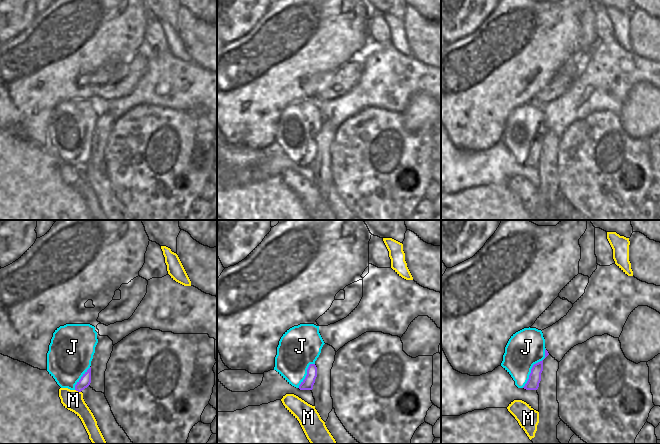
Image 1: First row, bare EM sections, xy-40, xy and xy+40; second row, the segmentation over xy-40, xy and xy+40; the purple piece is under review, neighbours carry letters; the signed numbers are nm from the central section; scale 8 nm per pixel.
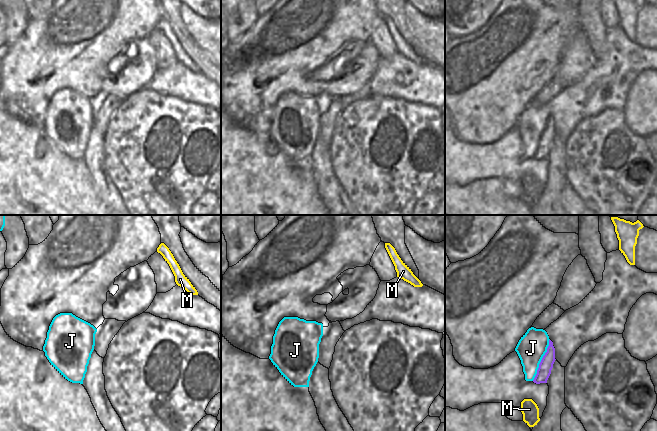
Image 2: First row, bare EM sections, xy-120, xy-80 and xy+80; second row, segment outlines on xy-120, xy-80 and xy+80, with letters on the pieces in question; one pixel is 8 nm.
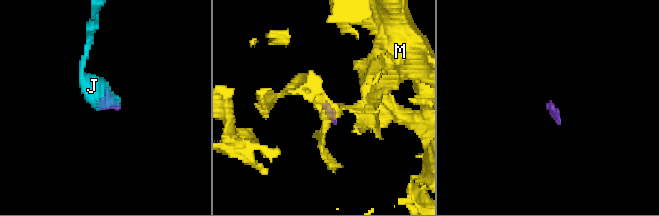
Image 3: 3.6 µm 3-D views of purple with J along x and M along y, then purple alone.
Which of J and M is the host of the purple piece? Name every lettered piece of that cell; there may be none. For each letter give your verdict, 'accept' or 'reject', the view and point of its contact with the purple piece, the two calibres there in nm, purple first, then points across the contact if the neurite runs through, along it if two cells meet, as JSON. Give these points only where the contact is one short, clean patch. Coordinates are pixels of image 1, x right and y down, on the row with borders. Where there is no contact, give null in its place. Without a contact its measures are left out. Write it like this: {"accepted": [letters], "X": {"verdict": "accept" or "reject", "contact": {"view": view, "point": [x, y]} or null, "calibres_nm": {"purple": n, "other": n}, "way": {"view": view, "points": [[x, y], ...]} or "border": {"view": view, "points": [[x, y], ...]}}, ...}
{"accepted": ["J"], "J": {"verdict": "accept", "contact": {"view": "xy+40", "point": [533, 366]}, "calibres_nm": {"purple": 100, "other": 300}}, "M": {"verdict": "reject", "contact": {"view": "xy-40", "point": [78, 391]}, "calibres_nm": {"purple": 90, "other": 160}, "border": {"view": "xy-40", "points": [[75, 389], [80, 392]]}}}

